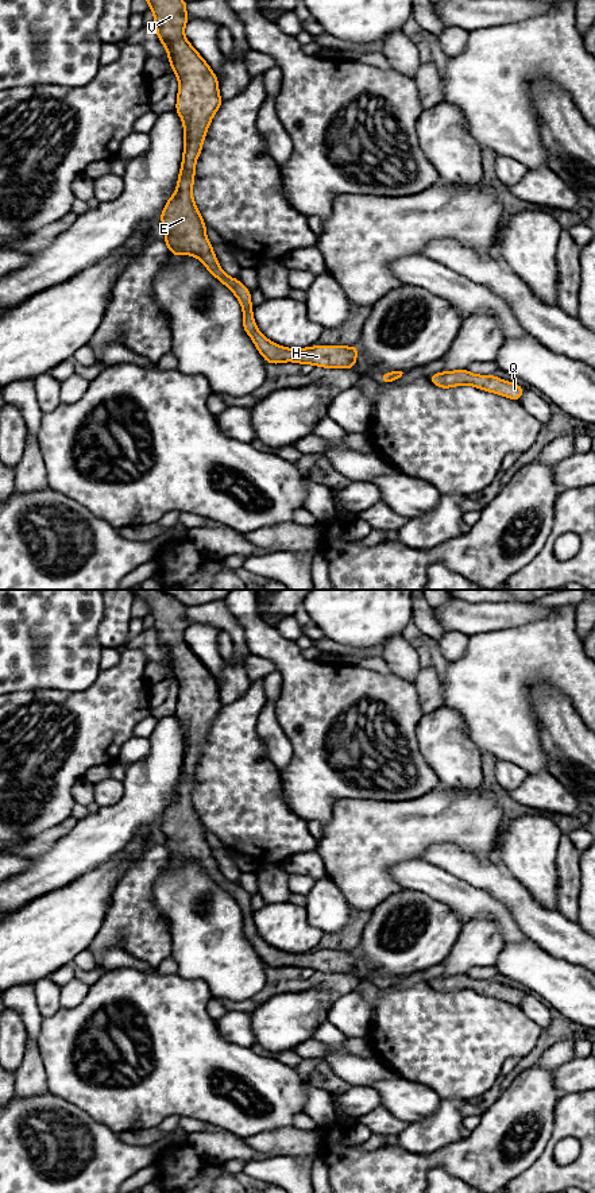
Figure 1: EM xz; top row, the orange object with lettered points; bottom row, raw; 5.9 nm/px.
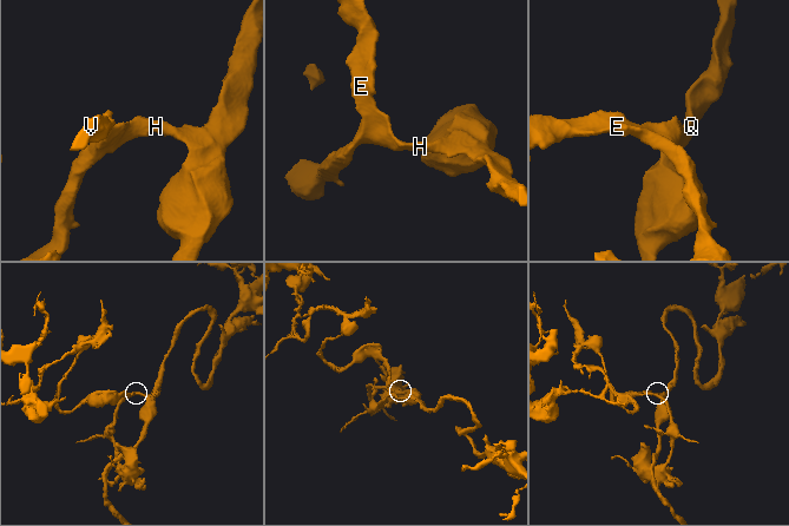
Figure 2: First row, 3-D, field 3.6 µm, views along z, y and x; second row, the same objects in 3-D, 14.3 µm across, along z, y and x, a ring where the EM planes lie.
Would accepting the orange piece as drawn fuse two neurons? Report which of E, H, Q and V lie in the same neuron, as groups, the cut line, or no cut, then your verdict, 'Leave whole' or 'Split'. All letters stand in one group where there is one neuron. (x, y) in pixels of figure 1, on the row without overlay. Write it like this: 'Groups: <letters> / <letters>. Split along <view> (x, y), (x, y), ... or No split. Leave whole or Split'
Groups: E H Q V. No split. Leave whole

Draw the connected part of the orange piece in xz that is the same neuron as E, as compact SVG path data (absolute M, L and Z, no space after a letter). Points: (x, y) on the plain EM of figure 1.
M131 590L134 598L148 605L154 617L158 644L166 650L171 675L179 692L175 717L183 727L183 760L174 799L166 807L161 826L166 835L163 848L174 861L182 858L196 861L208 876L224 888L239 904L243 914L243 934L252 943L266 968L297 966L327 973L349 973L356 969L358 950L313 950L309 953L285 953L264 942L252 920L251 895L239 884L227 880L205 839L208 831L192 800L196 765L202 754L202 746L213 719L223 709L219 686L213 675L185 642L186 605L165 594L162 590Z

